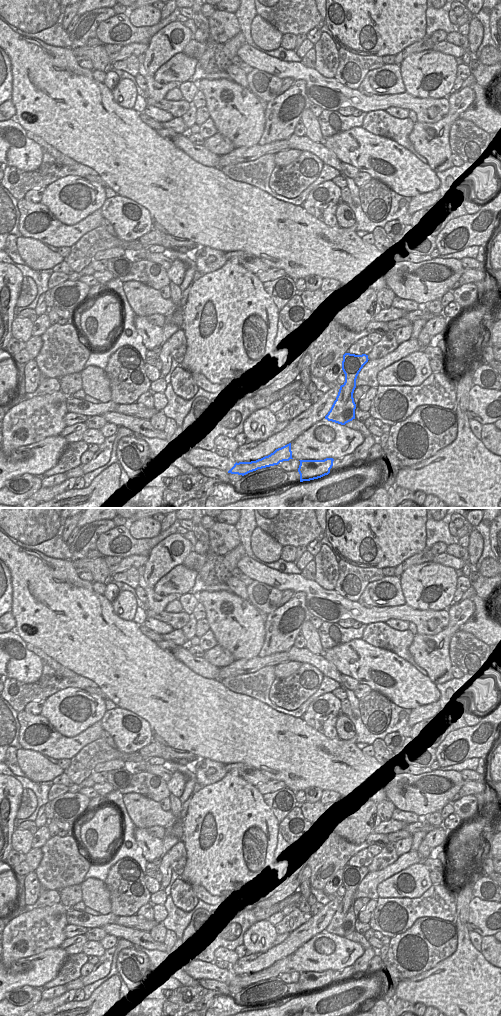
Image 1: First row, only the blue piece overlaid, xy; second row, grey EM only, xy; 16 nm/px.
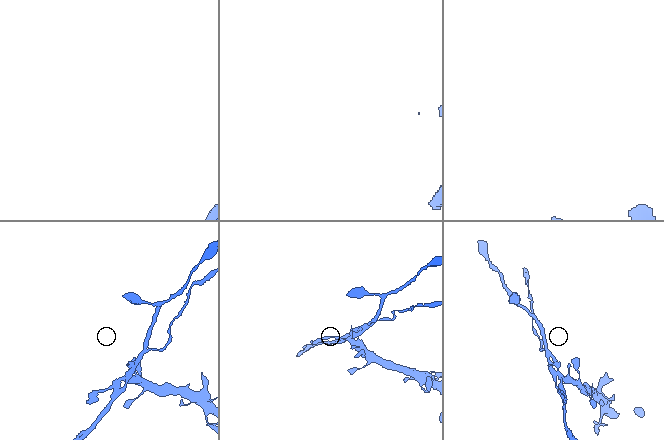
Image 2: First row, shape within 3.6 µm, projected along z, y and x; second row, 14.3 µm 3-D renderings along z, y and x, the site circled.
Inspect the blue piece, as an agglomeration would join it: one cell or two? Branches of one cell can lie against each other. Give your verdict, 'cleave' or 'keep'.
cleave

